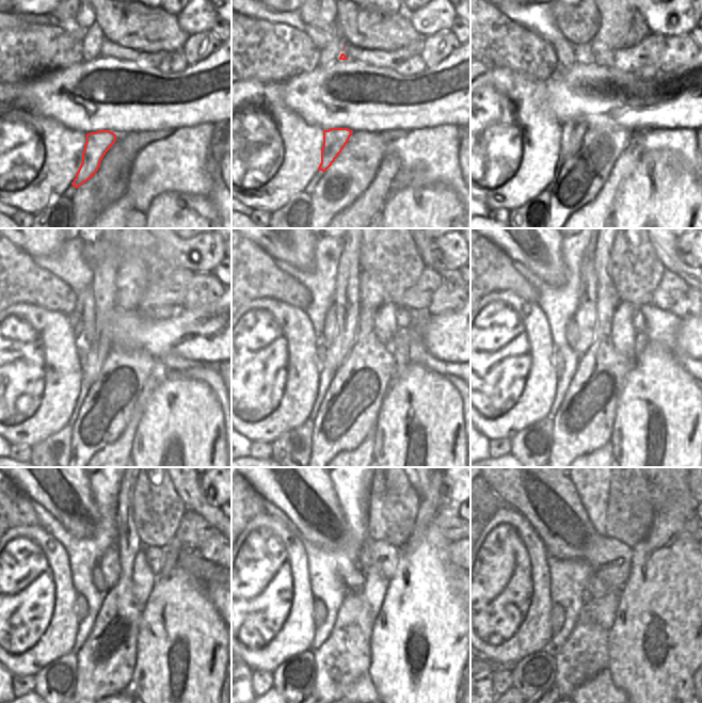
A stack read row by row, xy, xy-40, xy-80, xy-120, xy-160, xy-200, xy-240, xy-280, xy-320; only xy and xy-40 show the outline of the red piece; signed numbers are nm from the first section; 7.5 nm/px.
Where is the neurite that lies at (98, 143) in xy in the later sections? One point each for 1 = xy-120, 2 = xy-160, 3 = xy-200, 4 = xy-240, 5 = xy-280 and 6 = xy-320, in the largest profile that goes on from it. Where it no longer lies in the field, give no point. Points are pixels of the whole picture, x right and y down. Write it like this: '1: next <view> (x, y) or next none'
1: next xy-120 (96, 352)
2: next xy-160 (347, 305)
3: next xy-200 (585, 317)
4: next xy-240 (109, 564)
5: next xy-280 (354, 580)
6: next xy-320 (595, 586)

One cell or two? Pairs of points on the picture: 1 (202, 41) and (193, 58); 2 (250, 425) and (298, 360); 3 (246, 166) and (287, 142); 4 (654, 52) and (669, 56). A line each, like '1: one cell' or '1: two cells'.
1: one cell
2: one cell
3: one cell
4: two cells

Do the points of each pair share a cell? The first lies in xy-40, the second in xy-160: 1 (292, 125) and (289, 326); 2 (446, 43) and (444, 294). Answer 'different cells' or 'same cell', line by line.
1: same cell
2: same cell

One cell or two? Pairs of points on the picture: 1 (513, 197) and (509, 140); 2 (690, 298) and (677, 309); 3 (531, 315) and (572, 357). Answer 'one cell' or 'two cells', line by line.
1: one cell
2: one cell
3: two cells

